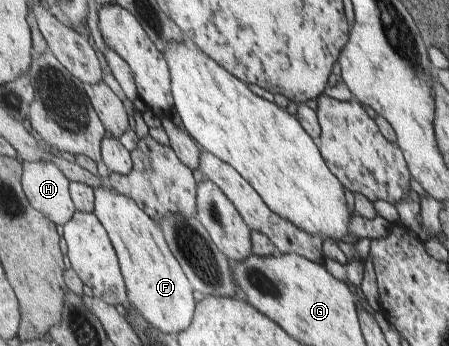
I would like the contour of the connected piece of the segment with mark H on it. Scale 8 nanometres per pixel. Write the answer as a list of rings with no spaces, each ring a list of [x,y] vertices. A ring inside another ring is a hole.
[[[24,160],[22,186],[32,206],[63,227],[76,214],[69,178],[55,162]]]

